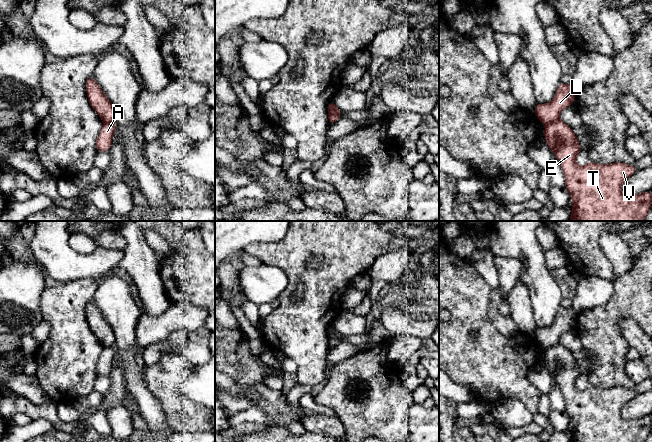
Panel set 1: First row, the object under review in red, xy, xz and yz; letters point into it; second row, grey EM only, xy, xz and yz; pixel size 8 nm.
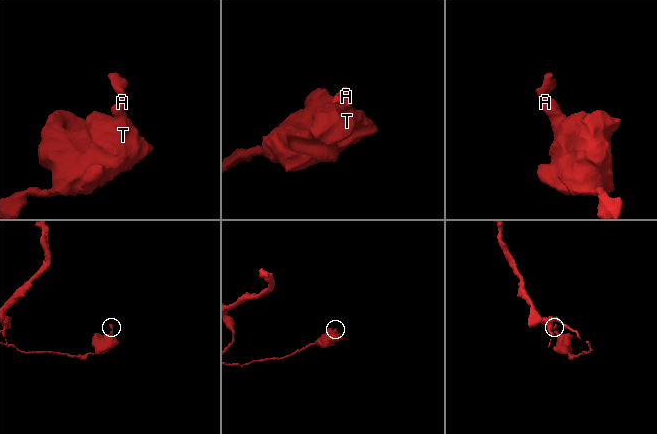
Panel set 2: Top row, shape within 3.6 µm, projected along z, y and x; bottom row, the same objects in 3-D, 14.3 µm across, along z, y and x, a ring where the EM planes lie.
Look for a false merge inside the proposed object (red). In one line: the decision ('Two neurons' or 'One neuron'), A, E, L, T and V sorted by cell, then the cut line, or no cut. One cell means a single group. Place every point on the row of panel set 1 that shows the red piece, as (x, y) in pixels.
Two neurons. Groups: A E T V / L. Split along yz (558, 118), (546, 125)

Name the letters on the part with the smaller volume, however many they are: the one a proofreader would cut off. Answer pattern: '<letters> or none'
L

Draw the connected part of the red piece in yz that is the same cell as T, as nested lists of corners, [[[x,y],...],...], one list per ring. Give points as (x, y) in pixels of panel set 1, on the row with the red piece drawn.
[[[560,119],[545,126],[545,142],[554,151],[559,160],[565,176],[565,187],[568,189],[573,208],[571,209],[570,221],[644,221],[647,213],[651,209],[652,193],[647,191],[637,195],[626,196],[621,193],[621,187],[626,179],[637,171],[635,165],[627,165],[621,162],[612,164],[597,164],[591,161],[584,166],[578,166],[576,157],[581,150],[578,140],[573,133],[573,129]]]

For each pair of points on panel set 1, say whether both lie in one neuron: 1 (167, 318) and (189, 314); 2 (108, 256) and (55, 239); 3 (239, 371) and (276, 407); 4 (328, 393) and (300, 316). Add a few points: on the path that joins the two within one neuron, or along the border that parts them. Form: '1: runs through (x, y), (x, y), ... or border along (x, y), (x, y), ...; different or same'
1: runs through (172, 318), (184, 315); same
2: runs through (95, 260), (75, 260), (67, 252); same
3: border along (230, 377), (241, 386), (263, 384); different
4: border along (328, 367), (326, 377); different

